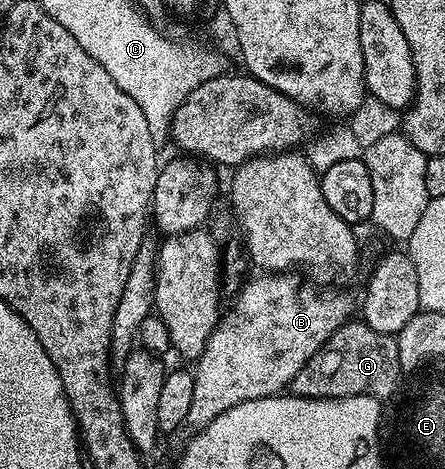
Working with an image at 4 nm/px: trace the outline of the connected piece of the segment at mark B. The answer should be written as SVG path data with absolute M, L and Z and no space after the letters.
M292 271L257 275L261 276L254 280L246 279L240 285L233 309L230 312L228 309L218 319L217 329L213 331L211 338L207 338L203 354L195 361L195 398L185 419L185 424L193 427L193 430L206 428L216 416L229 410L231 406L284 393L292 385L295 374L303 370L311 354L315 354L315 350L319 350L319 346L323 346L323 342L327 342L327 338L331 338L331 334L339 330L341 323L354 315L353 300L345 292L316 292L311 285L304 284L297 277L300 275Z

